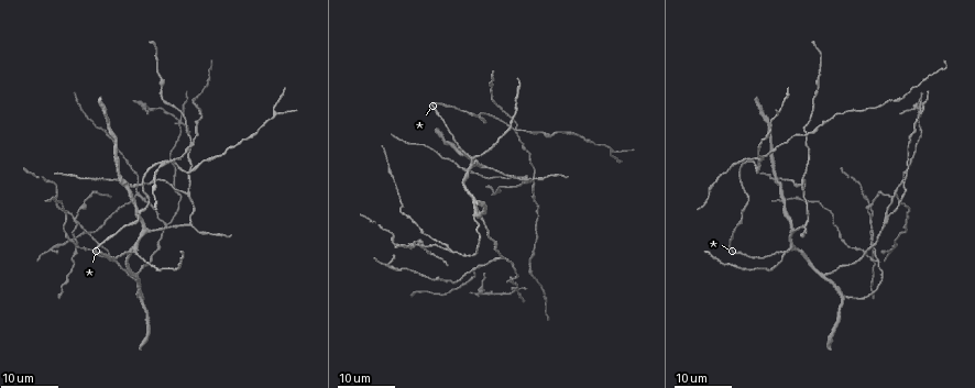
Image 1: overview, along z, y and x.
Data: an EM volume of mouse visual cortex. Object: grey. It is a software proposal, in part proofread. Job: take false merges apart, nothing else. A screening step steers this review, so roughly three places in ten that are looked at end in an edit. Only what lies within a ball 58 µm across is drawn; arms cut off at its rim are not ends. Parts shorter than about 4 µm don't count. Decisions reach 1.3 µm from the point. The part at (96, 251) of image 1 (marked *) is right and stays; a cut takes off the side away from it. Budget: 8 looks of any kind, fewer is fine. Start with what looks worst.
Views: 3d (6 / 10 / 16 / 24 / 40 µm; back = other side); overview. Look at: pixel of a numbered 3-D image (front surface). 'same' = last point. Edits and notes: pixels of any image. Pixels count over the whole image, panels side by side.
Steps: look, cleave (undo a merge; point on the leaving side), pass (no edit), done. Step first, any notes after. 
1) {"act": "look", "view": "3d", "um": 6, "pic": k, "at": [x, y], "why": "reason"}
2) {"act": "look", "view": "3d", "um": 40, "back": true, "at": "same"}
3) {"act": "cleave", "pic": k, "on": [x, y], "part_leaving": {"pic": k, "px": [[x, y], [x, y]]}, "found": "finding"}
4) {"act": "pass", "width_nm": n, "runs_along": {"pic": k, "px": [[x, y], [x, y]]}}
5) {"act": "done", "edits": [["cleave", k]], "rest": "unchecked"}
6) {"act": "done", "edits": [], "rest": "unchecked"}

{"act": "look", "view": "3d", "um": 16, "pic": 1, "at": [178, 122], "why": "looks like a crossing"}

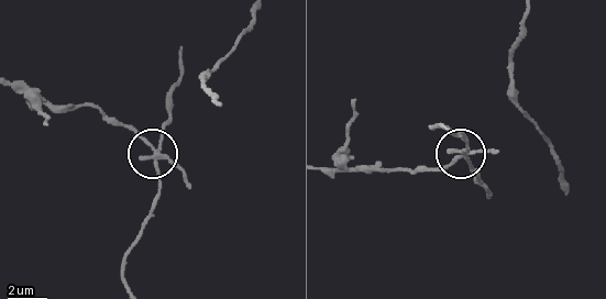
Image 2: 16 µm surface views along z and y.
{"act": "look", "view": "3d", "um": 6, "pic": 2, "at": [152, 146]}

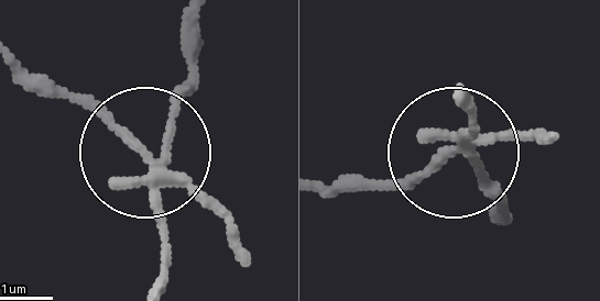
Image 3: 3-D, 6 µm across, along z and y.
{"act": "cleave", "pic": 3, "on": [111, 121], "side_arm_um": 6, "part_leaving": {"pic": 3, "px": [[156, 166], [15, 69]]}, "found": "a second neuron is stuck on"}

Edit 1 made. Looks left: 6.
{"act": "look", "view": "overview"}

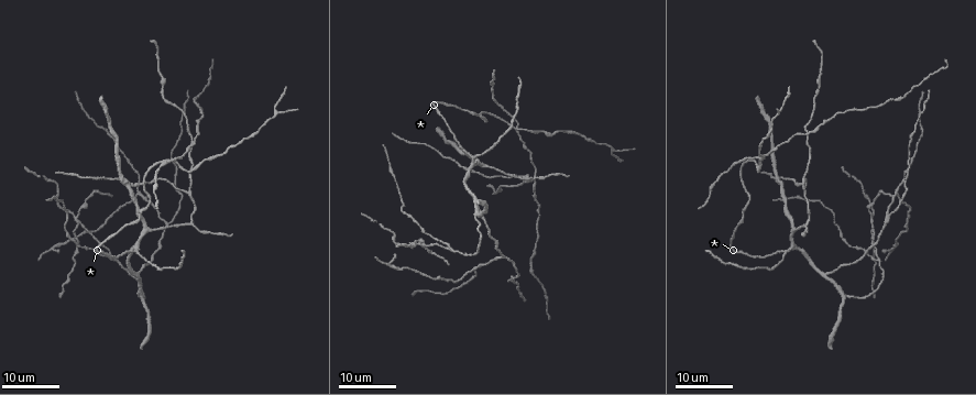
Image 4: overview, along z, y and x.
{"act": "look", "view": "3d", "um": 16, "pic": 4, "at": [174, 162], "why": "four or more arms meet"}

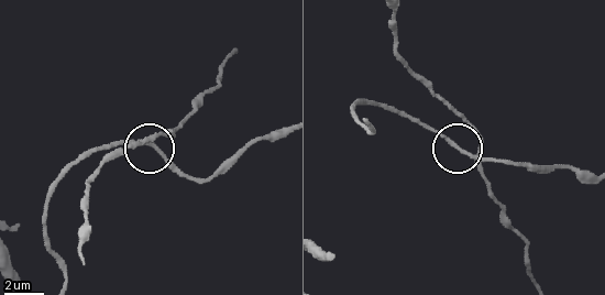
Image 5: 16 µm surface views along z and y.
{"act": "look", "view": "3d", "um": 6, "pic": 5, "at": [157, 149], "why": "zoom in"}

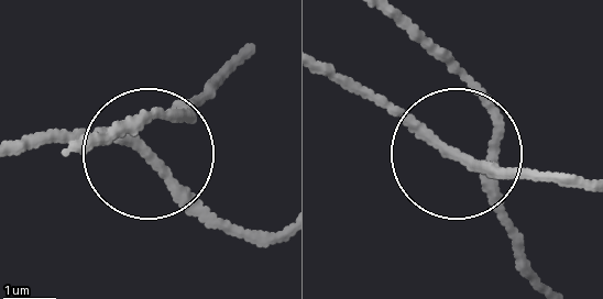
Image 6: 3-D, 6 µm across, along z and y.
{"act": "pass", "width_nm": 160, "runs_along": {"pic": 6, "px": [[328, 68], [473, 164], [560, 173]]}, "found": "all the same neuron"}

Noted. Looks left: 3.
{"act": "look", "view": "3d", "um": 16, "pic": 4, "at": [75, 217], "why": "three arms meet"}

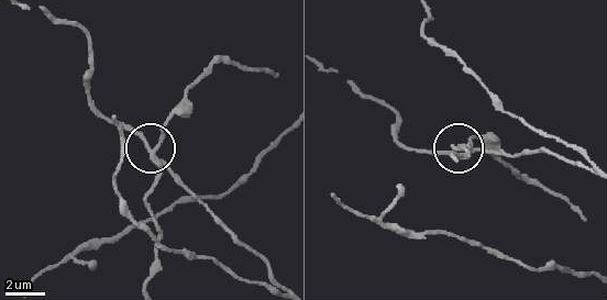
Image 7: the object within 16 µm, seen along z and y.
{"act": "look", "view": "3d", "um": 6, "pic": 7, "at": [154, 148], "why": "closer look"}

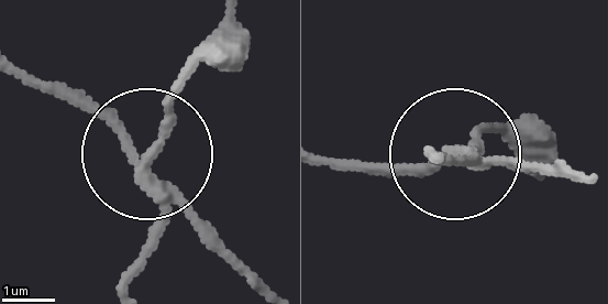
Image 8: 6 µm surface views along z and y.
{"act": "cleave", "pic": 8, "on": [168, 104], "side_arm_um": 11, "part_leaving": {"pic": 8, "px": [[152, 183], [152, 245], [130, 284]]}, "found": "a second neuron is stuck on"}

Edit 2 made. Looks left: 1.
{"act": "done", "edits": [["cleave", 3], ["cleave", 8]], "rest": "unchecked"}

